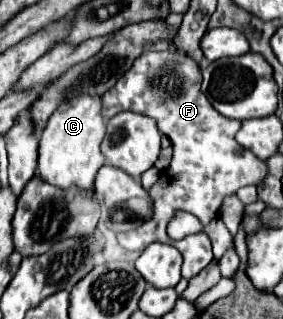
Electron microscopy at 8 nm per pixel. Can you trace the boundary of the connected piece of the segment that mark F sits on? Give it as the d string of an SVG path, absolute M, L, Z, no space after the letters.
M147 50L141 54L141 58L137 58L137 62L133 62L133 66L117 80L117 86L107 90L103 96L103 114L107 120L123 110L155 118L161 134L173 142L173 160L159 176L159 182L155 182L155 186L149 190L153 200L153 216L131 232L119 232L117 240L123 248L135 252L143 252L153 242L177 248L183 256L181 276L193 278L213 260L211 240L205 232L191 234L183 240L171 240L165 232L167 222L173 218L175 210L181 208L197 216L199 222L207 226L217 216L227 194L233 194L249 184L257 186L265 180L267 164L237 144L235 134L241 128L241 122L221 116L209 104L201 92L199 64L181 50Z

